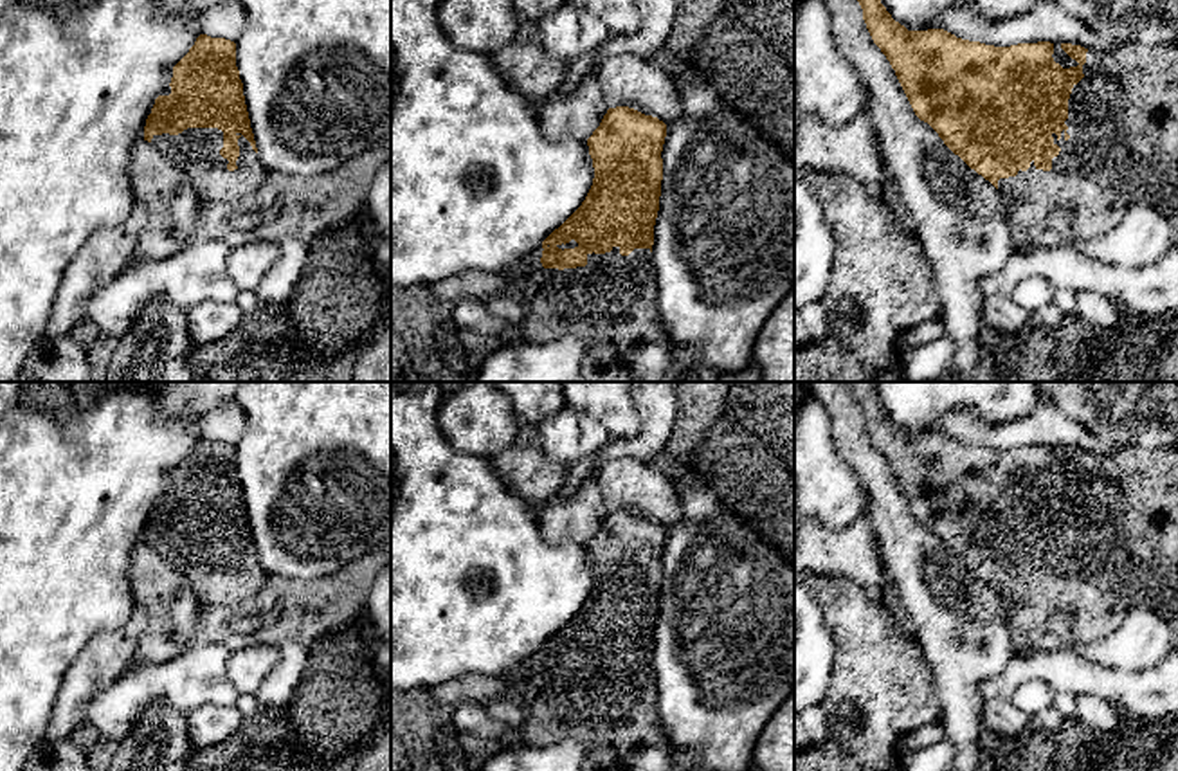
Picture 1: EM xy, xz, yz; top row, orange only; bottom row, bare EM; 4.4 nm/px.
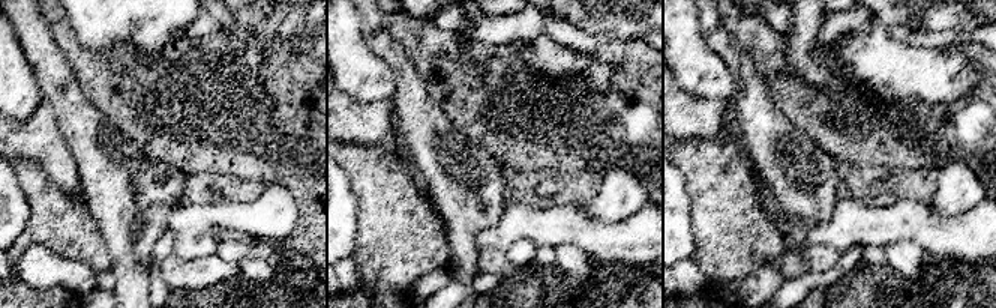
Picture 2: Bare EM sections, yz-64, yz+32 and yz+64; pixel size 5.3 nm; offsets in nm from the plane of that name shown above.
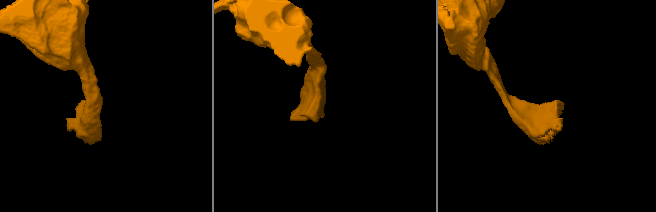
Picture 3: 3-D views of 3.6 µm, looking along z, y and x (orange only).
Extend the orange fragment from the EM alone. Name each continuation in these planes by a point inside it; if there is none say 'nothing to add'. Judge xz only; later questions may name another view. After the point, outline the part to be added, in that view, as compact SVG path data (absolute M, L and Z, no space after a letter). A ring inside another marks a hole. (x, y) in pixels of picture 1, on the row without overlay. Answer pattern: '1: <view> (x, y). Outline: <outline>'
1: xz (609, 707). Outline: M539 649L522 663L517 701L524 708L524 746L580 740L585 746L582 771L690 771L688 755L677 753L659 726L650 652L634 652L621 659L620 650L612 650L605 658L587 658L585 670L564 674L544 672L542 654Z

